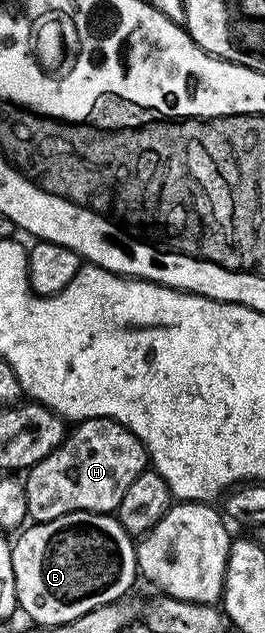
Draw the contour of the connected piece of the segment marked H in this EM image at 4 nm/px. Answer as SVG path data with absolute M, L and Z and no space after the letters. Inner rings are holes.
M84 418L76 426L79 427L76 430L74 427L54 452L26 471L27 517L32 523L57 520L57 516L65 516L69 512L111 514L118 511L121 496L125 496L129 484L133 484L133 480L137 480L137 476L141 476L141 472L148 469L147 449L143 447L141 439L129 432L129 428L108 418Z

